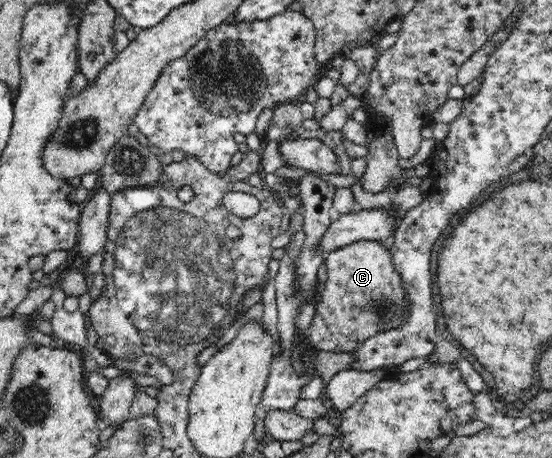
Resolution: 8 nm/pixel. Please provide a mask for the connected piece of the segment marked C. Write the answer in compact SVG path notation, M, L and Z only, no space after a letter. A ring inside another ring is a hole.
M362 240L329 252L324 260L327 268L327 282L321 293L320 305L316 307L314 318L307 330L308 347L317 351L331 351L334 353L355 352L363 341L377 335L381 331L397 329L407 323L409 310L406 291L403 291L401 277L393 269L390 249L375 240Z

